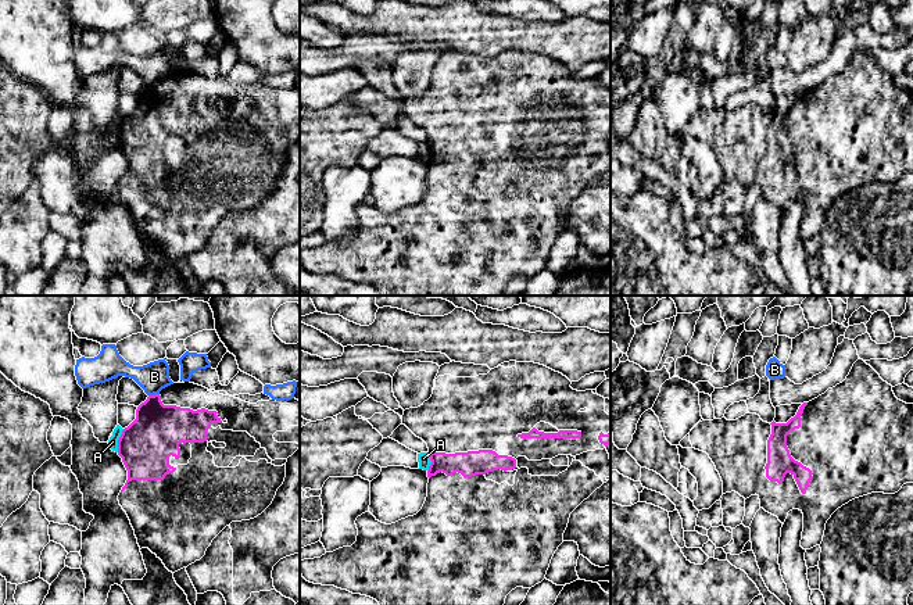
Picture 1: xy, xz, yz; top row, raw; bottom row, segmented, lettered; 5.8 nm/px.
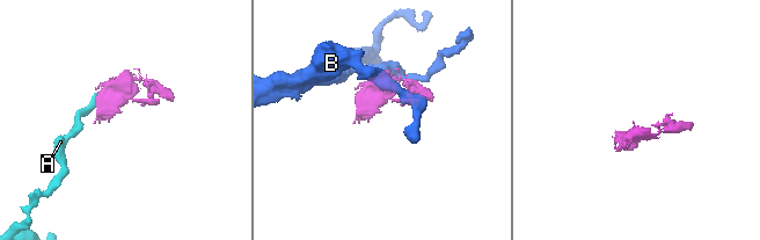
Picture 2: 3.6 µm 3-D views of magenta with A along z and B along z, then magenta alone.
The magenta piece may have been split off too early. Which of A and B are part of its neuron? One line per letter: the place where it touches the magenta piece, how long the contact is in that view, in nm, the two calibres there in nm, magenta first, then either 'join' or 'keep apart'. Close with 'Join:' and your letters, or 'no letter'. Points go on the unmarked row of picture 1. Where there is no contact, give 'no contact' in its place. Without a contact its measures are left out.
A: xy (118, 129) | 140 nm | 300/60 nm | keep apart
B: xy (154, 83) | 70 nm | 300/170 nm | keep apart
Join: no letter

